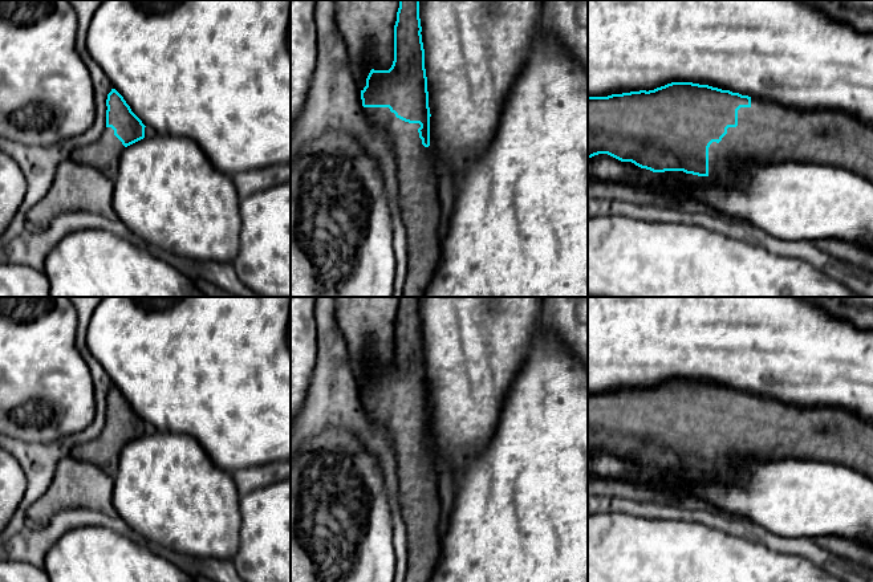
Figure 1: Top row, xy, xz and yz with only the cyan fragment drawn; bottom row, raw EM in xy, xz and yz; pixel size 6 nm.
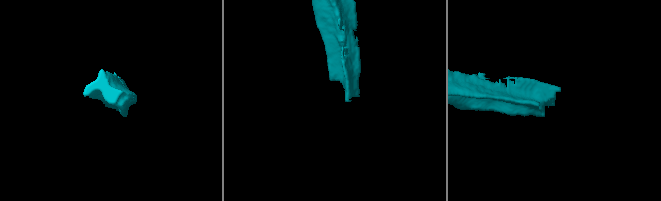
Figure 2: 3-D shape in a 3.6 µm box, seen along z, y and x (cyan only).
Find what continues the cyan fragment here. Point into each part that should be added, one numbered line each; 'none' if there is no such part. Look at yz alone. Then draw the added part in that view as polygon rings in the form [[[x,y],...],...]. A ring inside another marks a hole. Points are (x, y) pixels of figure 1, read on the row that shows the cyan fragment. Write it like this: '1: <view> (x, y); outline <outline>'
1: yz (767, 133); outline [[[751,98],[750,107],[738,110],[738,126],[728,127],[719,143],[710,145],[708,176],[727,178],[740,162],[825,164],[849,170],[873,182],[873,126],[840,111],[804,111]]]

